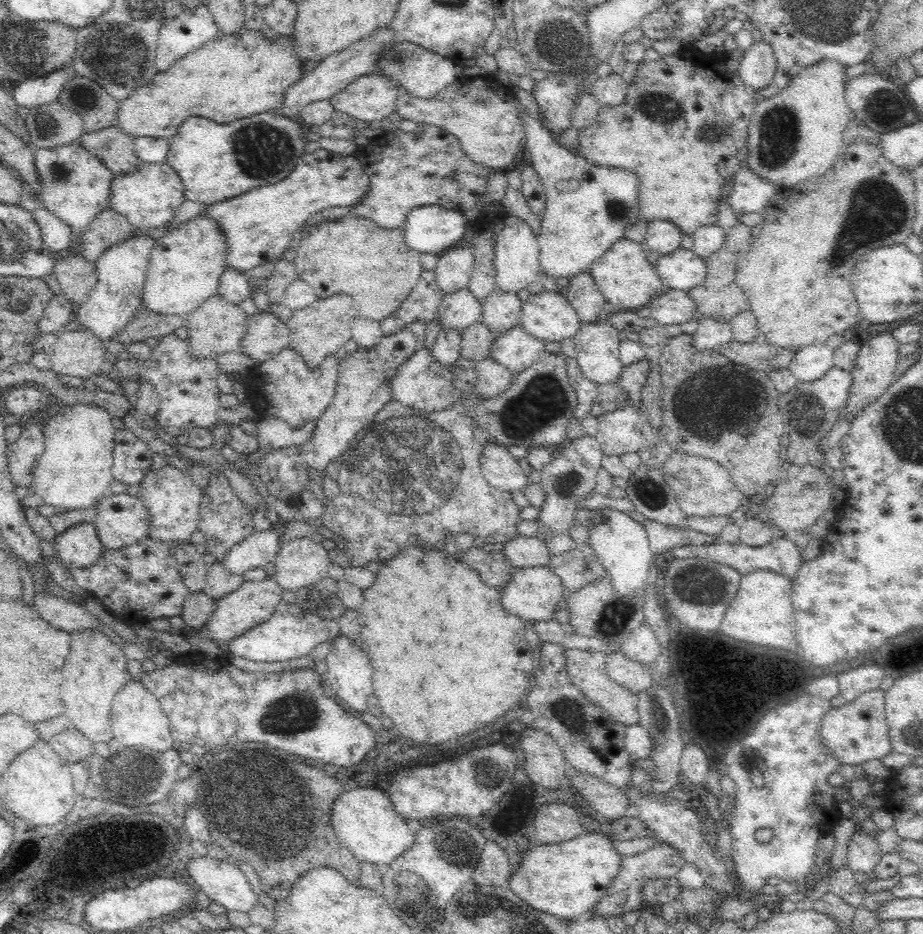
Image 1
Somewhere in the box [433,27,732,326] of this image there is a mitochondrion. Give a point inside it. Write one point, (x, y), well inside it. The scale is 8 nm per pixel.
(661, 108)

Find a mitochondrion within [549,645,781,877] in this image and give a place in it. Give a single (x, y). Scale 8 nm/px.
(576, 720)

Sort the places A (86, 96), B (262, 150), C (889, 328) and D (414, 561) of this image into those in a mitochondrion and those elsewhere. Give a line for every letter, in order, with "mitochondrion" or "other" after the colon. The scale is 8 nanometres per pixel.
A: mitochondrion
B: mitochondrion
C: other
D: other

